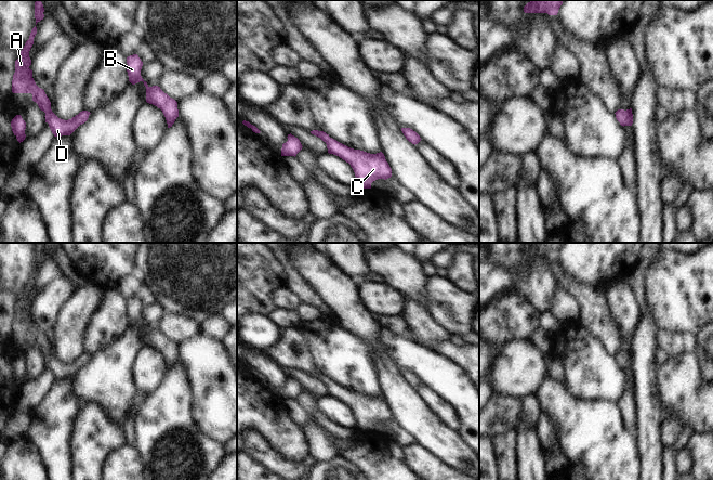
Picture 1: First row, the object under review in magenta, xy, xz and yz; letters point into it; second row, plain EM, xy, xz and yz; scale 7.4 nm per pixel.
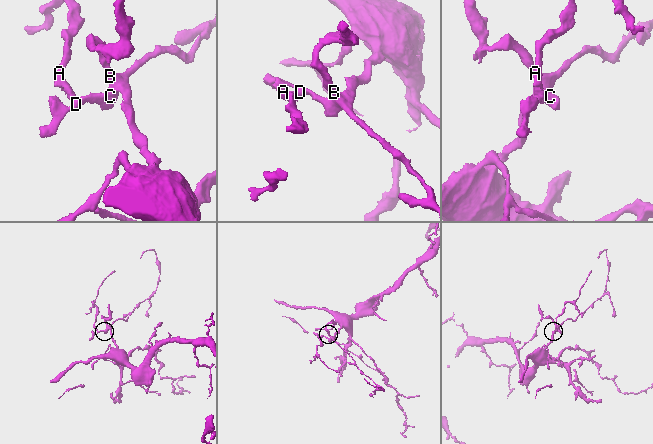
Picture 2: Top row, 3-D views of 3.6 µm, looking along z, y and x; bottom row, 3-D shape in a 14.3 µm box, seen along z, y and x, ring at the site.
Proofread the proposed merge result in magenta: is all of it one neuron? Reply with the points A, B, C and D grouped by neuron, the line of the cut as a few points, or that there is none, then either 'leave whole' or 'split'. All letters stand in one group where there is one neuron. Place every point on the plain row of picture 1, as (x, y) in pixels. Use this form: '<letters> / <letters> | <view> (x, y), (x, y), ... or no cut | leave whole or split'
A B C D | no cut | leave whole

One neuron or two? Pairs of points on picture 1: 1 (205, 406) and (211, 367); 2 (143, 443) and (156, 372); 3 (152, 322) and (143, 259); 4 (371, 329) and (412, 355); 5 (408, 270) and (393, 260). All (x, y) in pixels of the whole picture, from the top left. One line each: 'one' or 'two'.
1: one
2: two
3: two
4: two
5: one

